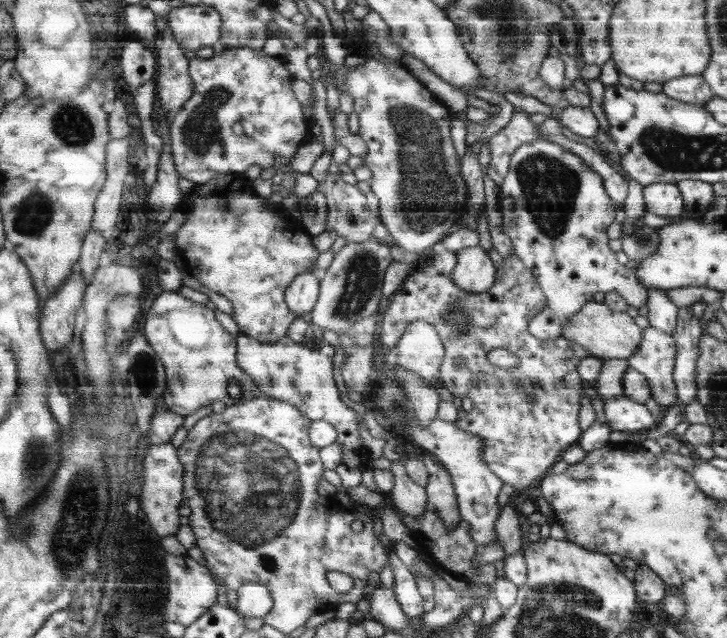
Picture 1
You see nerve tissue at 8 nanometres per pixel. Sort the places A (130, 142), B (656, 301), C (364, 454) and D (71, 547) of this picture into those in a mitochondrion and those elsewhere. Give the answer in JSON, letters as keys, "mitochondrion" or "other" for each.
{"A":"other","B":"other","C":"other","D":"mitochondrion"}

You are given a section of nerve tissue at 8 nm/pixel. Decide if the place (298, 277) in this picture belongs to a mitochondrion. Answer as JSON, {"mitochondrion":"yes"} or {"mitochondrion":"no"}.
{"mitochondrion":"no"}

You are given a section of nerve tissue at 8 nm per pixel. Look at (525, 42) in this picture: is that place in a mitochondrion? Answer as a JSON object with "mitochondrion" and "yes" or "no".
{"mitochondrion":"yes"}

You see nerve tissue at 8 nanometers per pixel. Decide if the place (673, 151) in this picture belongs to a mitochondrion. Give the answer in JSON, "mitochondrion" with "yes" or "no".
{"mitochondrion":"yes"}

